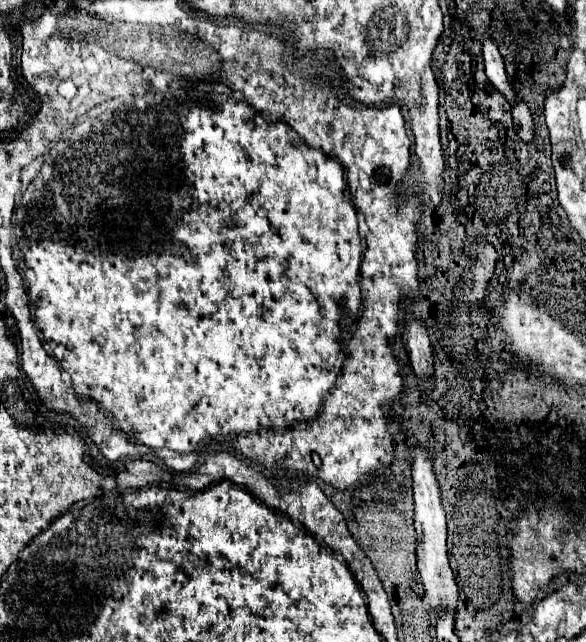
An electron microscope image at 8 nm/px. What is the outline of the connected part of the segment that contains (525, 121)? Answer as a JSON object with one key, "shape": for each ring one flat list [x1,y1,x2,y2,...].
{"shape":[[518,102,514,108,512,108,512,118,514,118,514,126,516,126,516,132,518,136,524,140,524,142,530,142,534,138,534,132,532,132,532,114,526,106,526,102]]}

